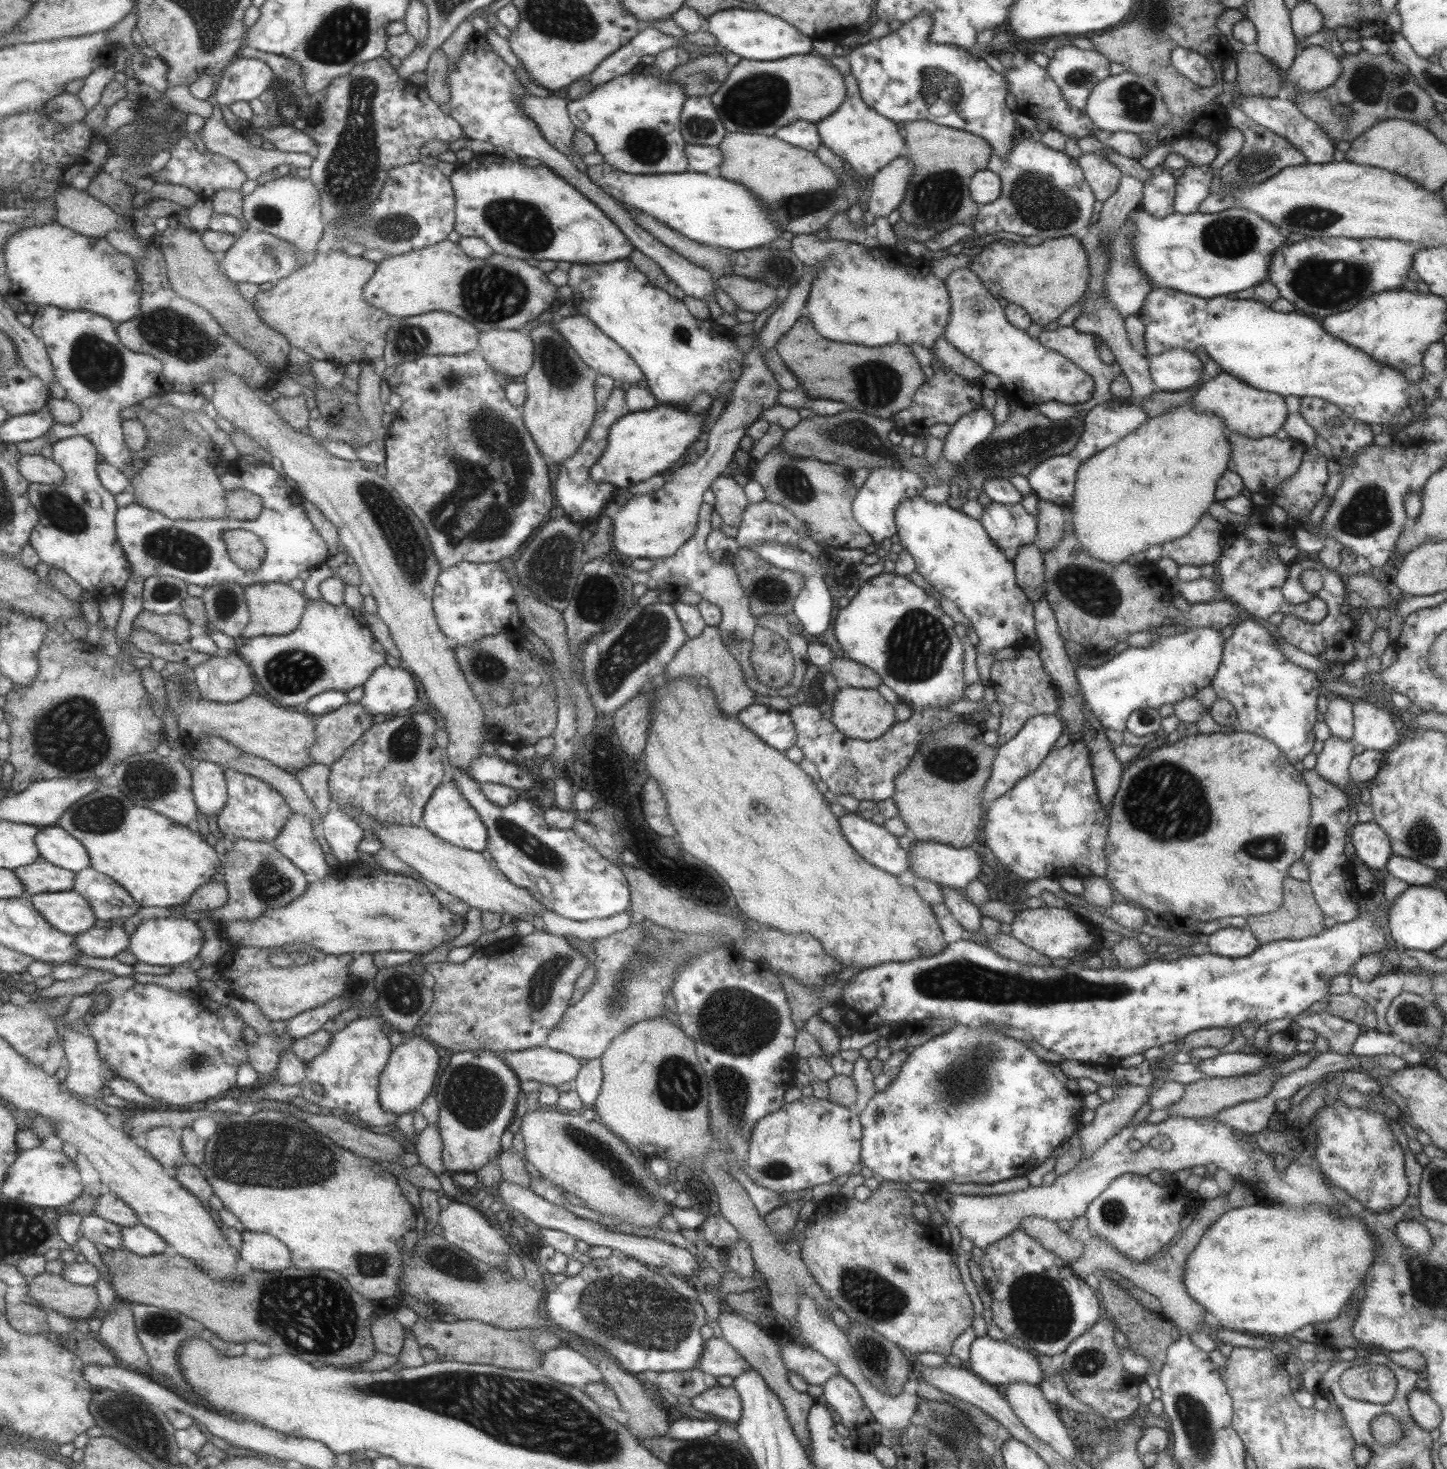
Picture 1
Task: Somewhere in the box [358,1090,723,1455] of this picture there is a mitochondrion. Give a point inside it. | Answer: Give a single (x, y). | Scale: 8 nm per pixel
(631, 1306)

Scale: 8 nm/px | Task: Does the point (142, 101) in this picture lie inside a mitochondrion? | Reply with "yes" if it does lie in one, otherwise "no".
no

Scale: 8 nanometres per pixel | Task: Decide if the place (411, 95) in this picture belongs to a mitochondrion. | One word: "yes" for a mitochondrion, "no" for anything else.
no

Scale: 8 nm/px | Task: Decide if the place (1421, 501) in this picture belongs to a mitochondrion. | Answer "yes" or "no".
no

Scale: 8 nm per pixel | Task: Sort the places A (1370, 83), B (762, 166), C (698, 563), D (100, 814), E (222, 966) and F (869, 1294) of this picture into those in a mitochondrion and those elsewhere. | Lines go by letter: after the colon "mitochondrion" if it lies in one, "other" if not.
A: mitochondrion
B: other
C: other
D: mitochondrion
E: other
F: mitochondrion

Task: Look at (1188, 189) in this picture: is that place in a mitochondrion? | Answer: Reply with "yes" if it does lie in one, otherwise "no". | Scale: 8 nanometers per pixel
no

